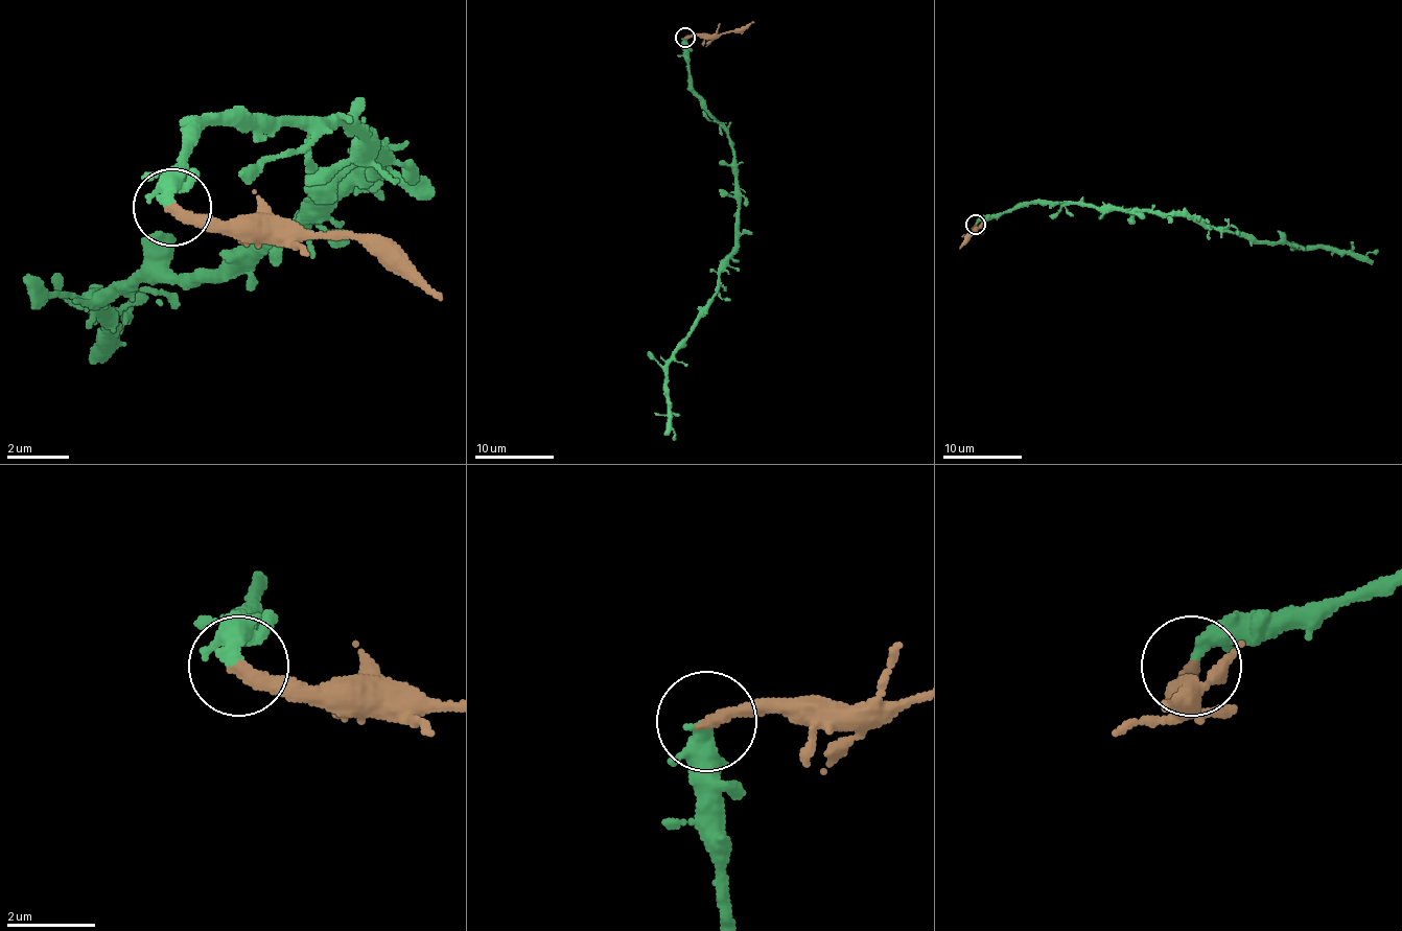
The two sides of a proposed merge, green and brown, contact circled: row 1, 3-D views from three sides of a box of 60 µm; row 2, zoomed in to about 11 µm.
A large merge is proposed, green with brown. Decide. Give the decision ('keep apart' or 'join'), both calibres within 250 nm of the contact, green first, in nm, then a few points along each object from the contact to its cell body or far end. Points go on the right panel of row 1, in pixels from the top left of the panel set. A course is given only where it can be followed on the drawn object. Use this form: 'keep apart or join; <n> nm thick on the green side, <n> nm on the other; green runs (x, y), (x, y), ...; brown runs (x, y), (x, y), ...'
keep apart; 280 nm thick on the green side, 320 nm on the other; green runs (976, 223), (1031, 203), (1077, 203), (1189, 213), (1212, 229), (1240, 231), (1256, 240), (1363, 255), (1377, 249); brown runs (976, 225), (960, 249)

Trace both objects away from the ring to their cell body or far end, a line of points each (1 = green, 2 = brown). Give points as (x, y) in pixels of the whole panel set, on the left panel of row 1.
1: (173, 201), (205, 123), (346, 123), (377, 155), (229, 272), (143, 272), (96, 303), (112, 326), (127, 303)
2: (173, 209), (377, 240), (440, 303)

